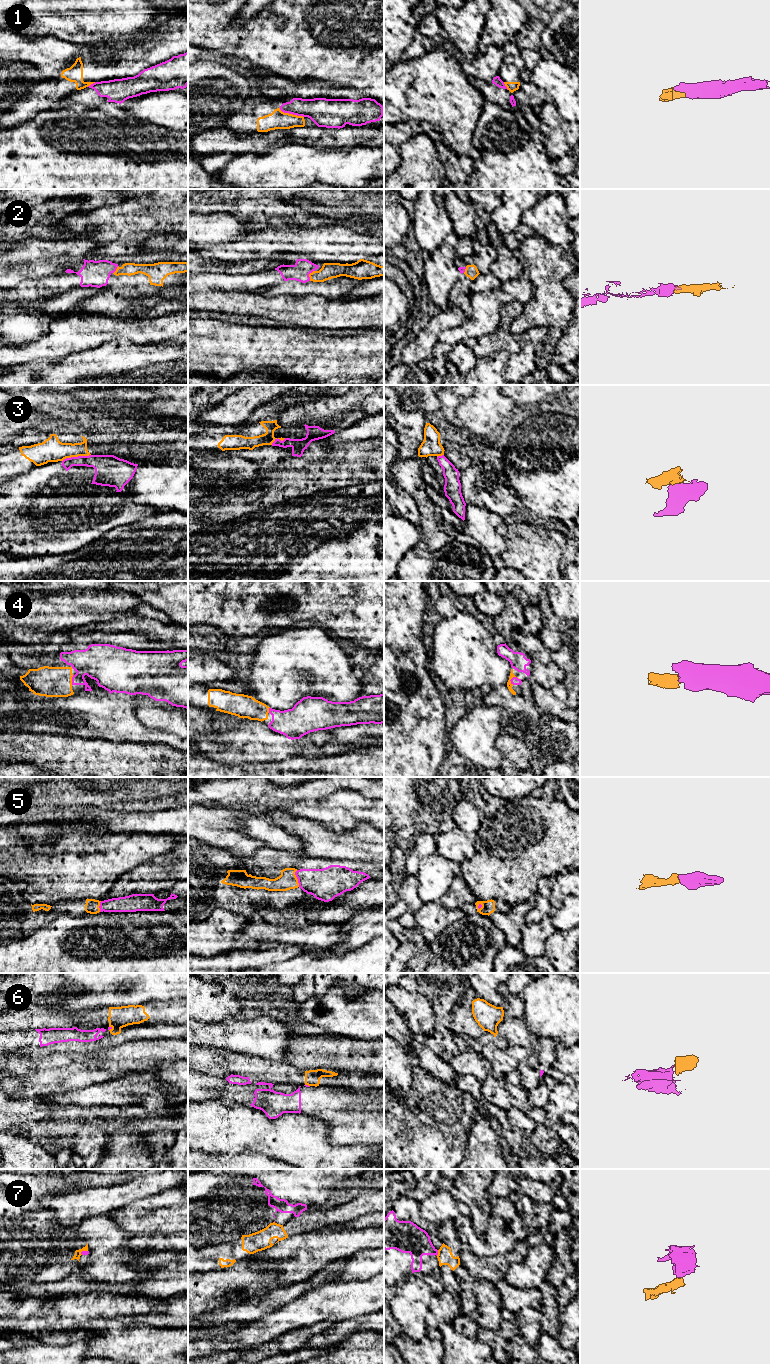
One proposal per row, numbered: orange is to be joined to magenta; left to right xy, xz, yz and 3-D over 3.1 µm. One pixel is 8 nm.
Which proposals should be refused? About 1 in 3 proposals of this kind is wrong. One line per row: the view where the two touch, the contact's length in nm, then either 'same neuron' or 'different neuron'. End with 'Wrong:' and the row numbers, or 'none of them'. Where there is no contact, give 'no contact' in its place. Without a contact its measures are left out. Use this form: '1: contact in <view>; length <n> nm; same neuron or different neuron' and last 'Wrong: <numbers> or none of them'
1: contact in xz; length 220 nm; different neuron
2: contact in xz; length 100 nm; same neuron
3: contact in xy; length 240 nm; different neuron
4: contact in yz; length 80 nm; same neuron
5: contact in xz; length 140 nm; same neuron
6: contact in xy; length 40 nm; different neuron
7: contact in yz; length 50 nm; different neuron
Wrong: 1, 3, 6, 7

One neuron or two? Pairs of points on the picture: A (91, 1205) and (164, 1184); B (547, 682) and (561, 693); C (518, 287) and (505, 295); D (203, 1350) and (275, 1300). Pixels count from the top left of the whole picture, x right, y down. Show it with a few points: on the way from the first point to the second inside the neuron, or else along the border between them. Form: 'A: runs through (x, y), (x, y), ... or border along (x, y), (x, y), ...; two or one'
A: runs through (109, 1198), (146, 1186); one
B: border along (530, 680), (534, 680), (548, 689), (562, 683); two
C: runs through (515, 290), (508, 292); one
D: border along (268, 1313), (263, 1315); two

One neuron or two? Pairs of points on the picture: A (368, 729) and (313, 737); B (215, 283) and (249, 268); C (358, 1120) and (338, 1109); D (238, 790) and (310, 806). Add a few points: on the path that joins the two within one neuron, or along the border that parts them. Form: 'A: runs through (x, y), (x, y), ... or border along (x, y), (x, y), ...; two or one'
A: runs through (354, 734), (327, 735); one
B: border along (259, 271), (251, 273), (213, 273); two
C: border along (362, 1105), (350, 1115), (346, 1123), (330, 1127); two
D: border along (262, 795), (274, 795), (282, 800), (288, 800); two

